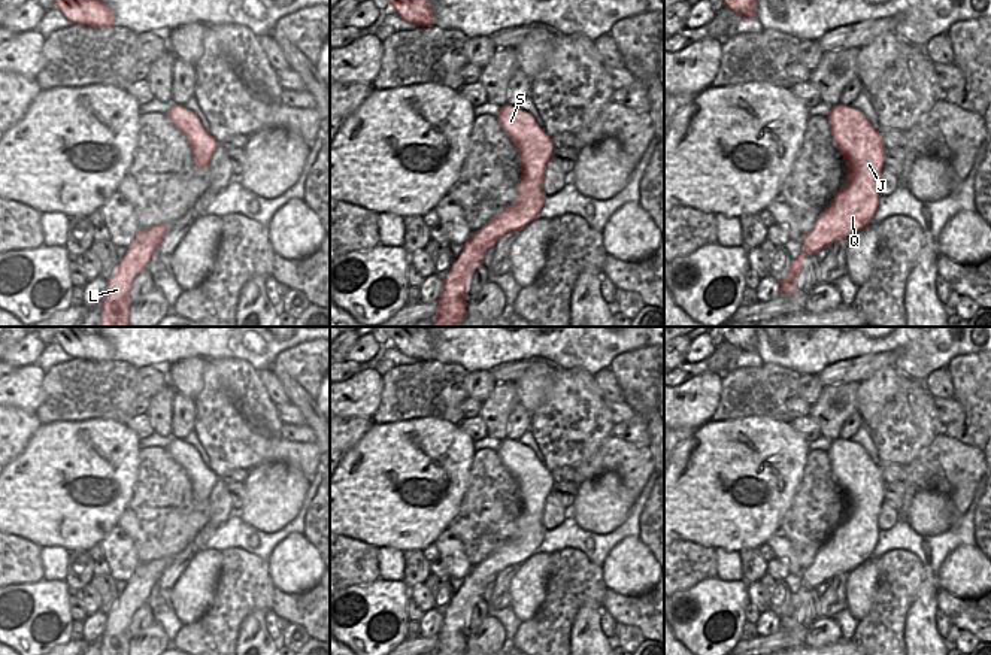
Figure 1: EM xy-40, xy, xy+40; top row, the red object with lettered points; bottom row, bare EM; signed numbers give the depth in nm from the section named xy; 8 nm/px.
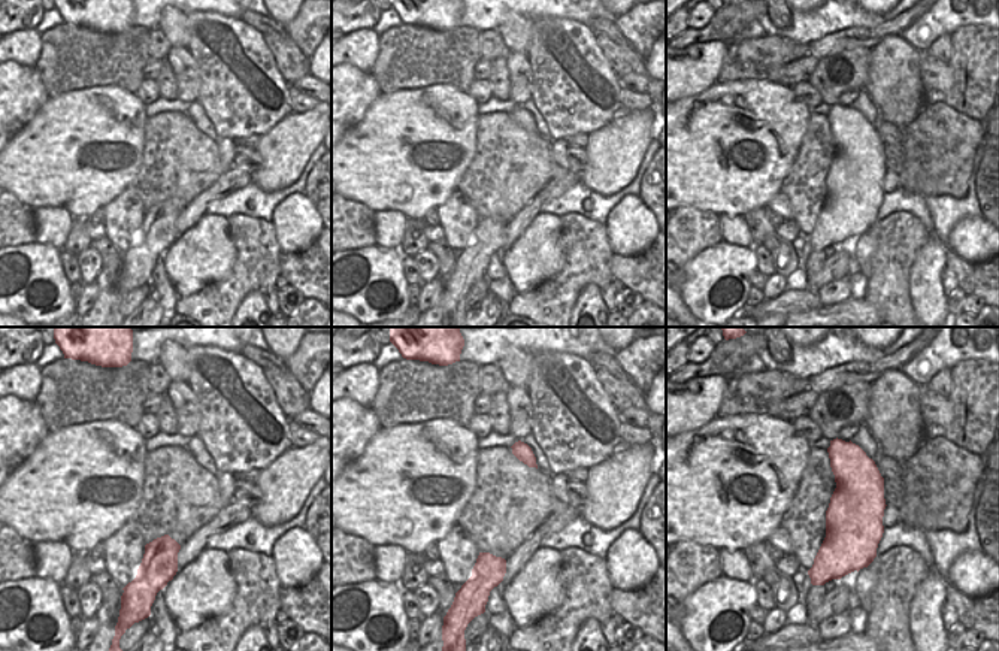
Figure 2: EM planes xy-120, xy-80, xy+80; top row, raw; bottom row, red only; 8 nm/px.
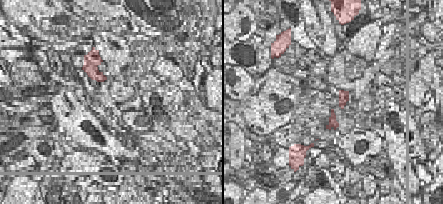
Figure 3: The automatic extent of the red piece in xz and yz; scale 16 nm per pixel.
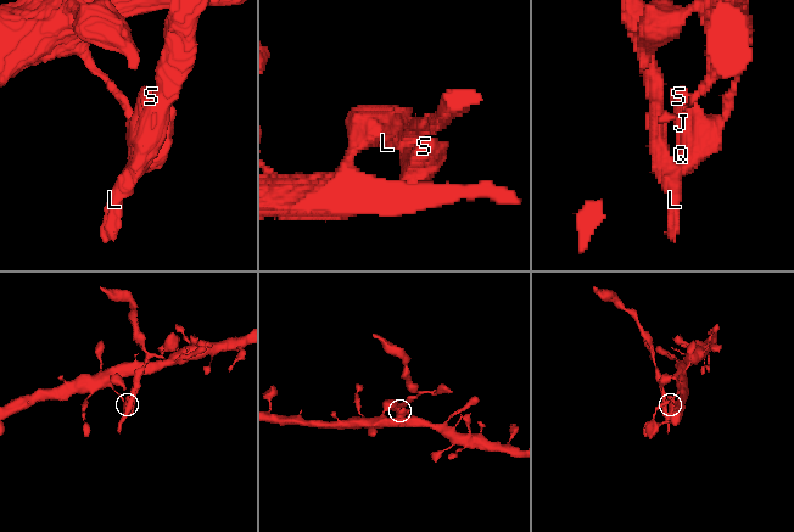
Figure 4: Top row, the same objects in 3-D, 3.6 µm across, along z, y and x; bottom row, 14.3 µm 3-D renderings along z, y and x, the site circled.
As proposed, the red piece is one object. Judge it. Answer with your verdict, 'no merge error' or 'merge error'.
merge error

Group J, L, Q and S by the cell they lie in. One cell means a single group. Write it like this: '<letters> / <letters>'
J Q S / L

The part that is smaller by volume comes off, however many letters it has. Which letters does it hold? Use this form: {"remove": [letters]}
{"remove": ["L"]}

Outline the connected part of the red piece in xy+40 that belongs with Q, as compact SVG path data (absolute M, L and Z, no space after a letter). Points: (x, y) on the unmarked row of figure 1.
M849 439L833 440L827 454L848 507L845 519L819 548L813 562L800 573L809 591L866 562L881 533L878 516L885 479L879 466L861 445Z

